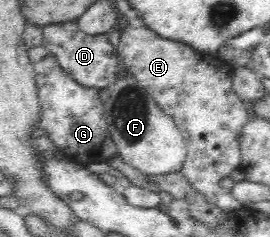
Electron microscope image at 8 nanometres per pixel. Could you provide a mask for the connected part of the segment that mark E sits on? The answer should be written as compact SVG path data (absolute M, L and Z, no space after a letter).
M129 25L121 30L120 42L116 50L120 66L128 68L138 84L157 102L165 114L169 114L173 118L177 129L180 129L184 135L186 158L180 172L189 180L193 190L201 193L209 204L221 209L226 214L243 207L231 197L229 189L219 186L219 181L223 177L229 177L239 167L241 129L251 117L243 105L243 100L231 90L232 70L225 71L219 67L219 71L217 71L215 67L206 63L204 52L198 52L181 42L159 37L153 30L145 26L133 28Z

